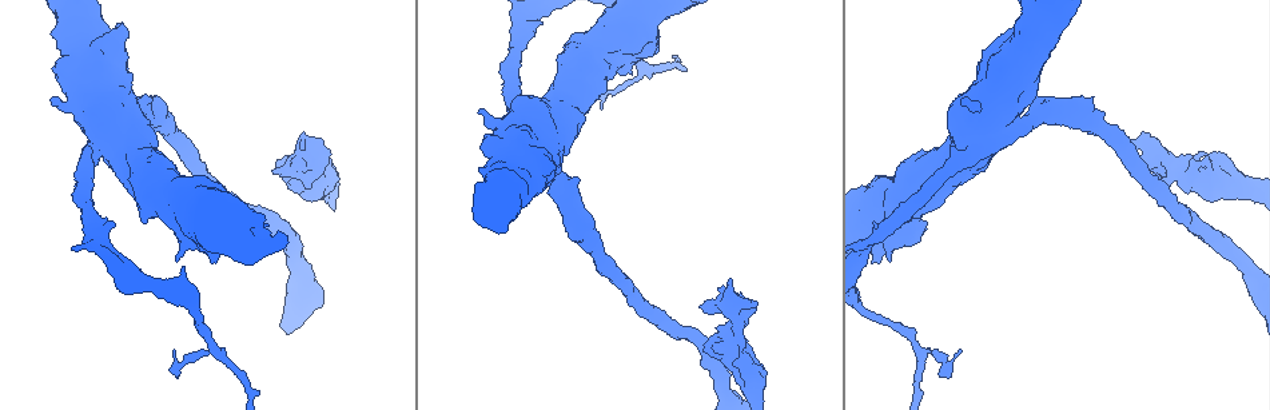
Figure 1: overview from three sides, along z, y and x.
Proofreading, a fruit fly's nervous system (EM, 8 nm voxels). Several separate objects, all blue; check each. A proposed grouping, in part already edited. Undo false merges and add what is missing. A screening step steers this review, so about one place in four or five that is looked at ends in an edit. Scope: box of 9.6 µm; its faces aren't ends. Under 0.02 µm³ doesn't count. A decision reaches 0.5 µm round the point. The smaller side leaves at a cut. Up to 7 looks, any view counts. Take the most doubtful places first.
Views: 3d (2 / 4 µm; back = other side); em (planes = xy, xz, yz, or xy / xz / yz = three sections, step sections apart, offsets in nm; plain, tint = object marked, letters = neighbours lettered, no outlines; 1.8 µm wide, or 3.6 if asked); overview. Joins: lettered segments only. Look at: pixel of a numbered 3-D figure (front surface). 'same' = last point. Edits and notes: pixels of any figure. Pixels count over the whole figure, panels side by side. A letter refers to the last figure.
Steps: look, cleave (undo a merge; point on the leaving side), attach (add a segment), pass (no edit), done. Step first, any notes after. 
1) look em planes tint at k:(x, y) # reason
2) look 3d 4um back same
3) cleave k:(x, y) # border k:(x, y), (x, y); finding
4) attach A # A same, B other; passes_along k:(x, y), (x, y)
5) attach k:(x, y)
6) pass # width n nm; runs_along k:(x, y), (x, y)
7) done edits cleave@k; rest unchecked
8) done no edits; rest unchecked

look 3d 4um at 1:(888, 258) # free end

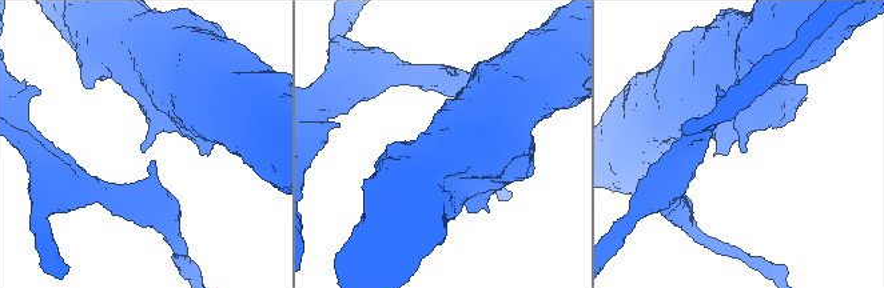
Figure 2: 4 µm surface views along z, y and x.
look em planes letters at 2:(140, 148) # now the EM

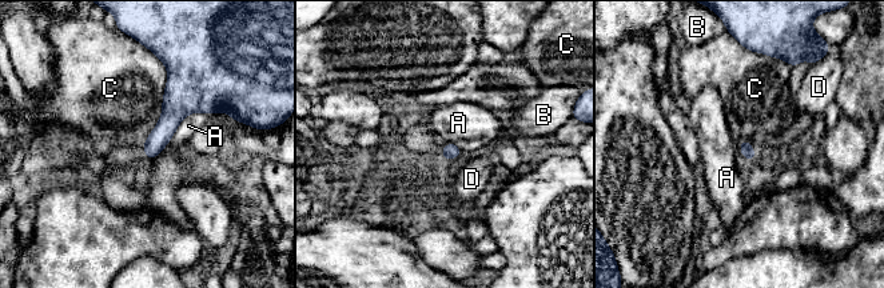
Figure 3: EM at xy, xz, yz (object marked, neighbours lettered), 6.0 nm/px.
pass # A other, B other, C other, D other; border 3:(234, 119), (191, 112), (171, 138); none of them fits

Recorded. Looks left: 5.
look em 3.6um xy step 4 letters at 1:(970, 155) # thick turns thin

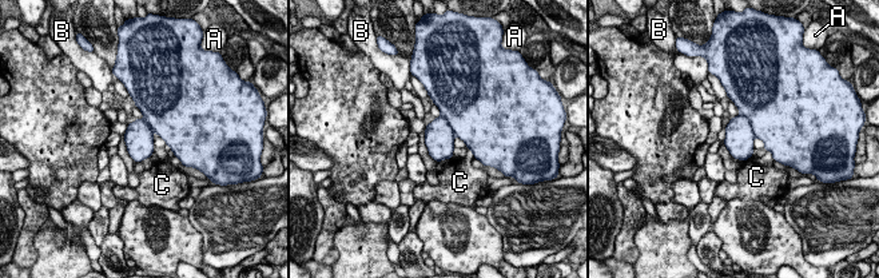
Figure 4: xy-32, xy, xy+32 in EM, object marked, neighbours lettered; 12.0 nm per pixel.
look em 3.6um planes letters same

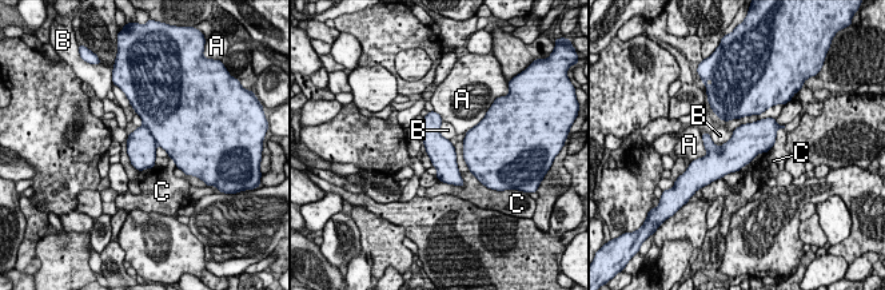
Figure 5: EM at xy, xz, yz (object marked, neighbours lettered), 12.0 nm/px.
cleave 5:(140, 144) # A other, B other, C other; border 5:(143, 124), (156, 143); two neurons meet here

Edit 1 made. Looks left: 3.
done edits cleave@5; rest unchecked

